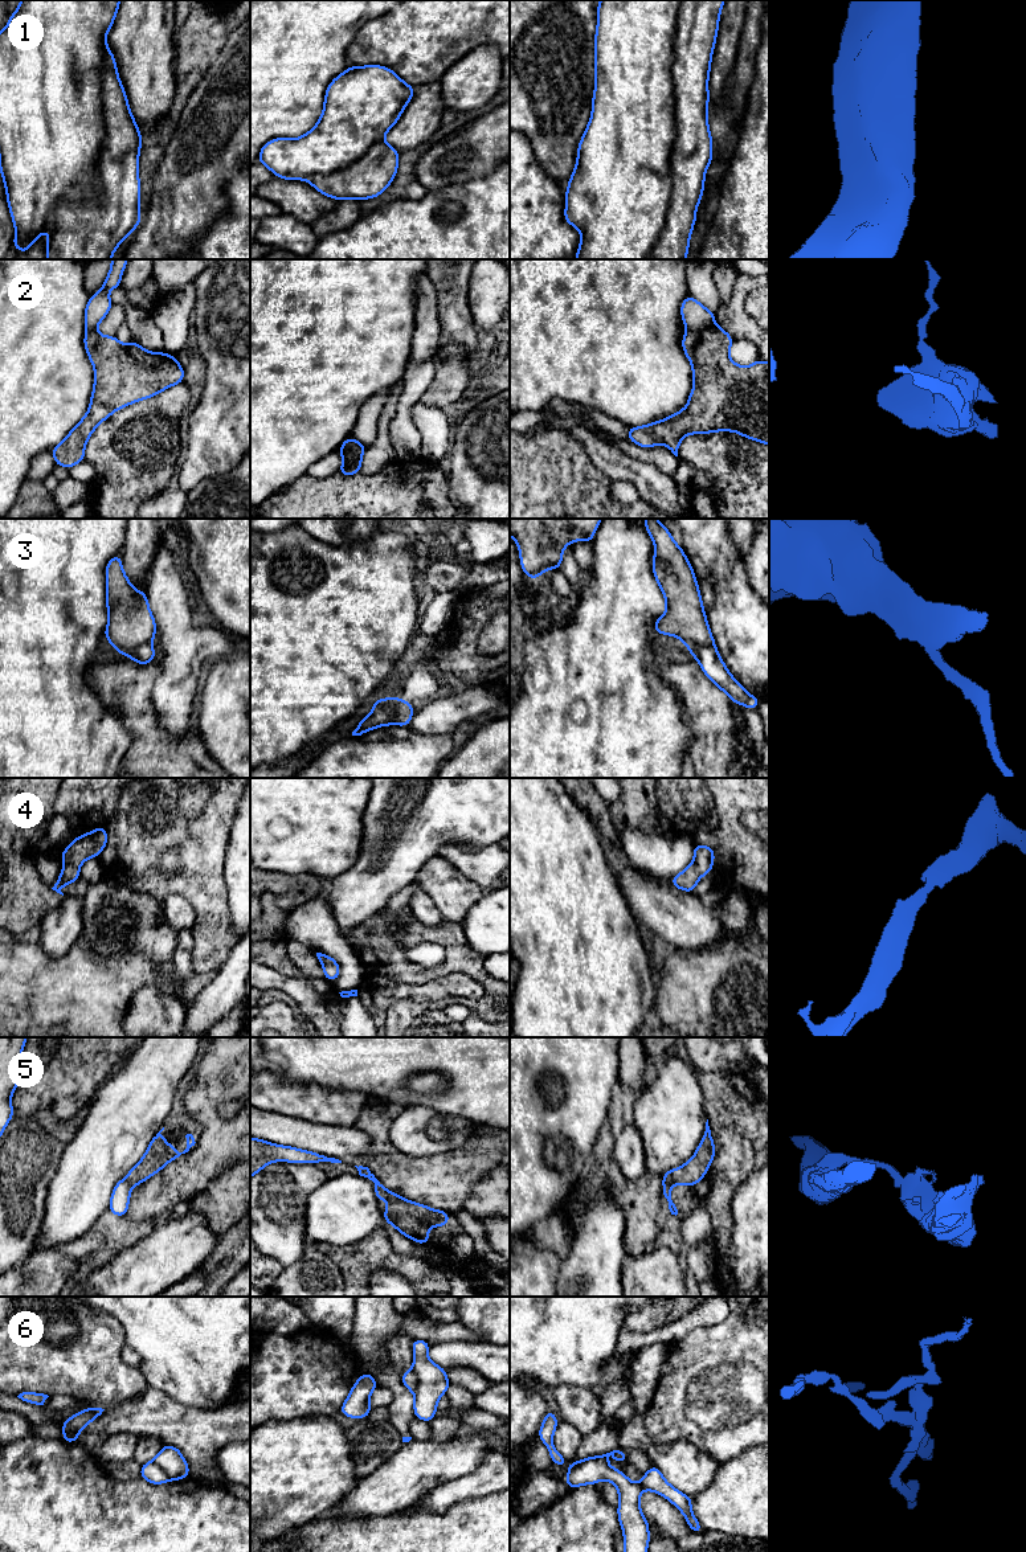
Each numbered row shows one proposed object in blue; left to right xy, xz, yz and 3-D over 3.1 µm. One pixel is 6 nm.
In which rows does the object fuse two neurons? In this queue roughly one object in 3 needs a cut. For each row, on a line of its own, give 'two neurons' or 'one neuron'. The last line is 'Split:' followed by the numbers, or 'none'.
1: two neurons
2: two neurons
3: two neurons
4: one neuron
5: two neurons
6: one neuron
Split: 1, 2, 3, 5

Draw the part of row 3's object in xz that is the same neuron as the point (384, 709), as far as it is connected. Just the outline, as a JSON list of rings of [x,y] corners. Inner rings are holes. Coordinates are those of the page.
[[[396,697],[375,699],[372,712],[360,720],[352,736],[361,736],[379,726],[392,725],[396,717]]]

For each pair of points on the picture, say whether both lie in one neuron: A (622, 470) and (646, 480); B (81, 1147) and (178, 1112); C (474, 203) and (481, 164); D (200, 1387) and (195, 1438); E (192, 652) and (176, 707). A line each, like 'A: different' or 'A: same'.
A: same
B: different
C: different
D: different
E: same

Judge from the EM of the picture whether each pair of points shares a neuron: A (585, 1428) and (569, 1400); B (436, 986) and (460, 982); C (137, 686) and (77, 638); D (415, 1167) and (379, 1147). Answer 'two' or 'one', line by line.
A: one
B: one
C: two
D: one

